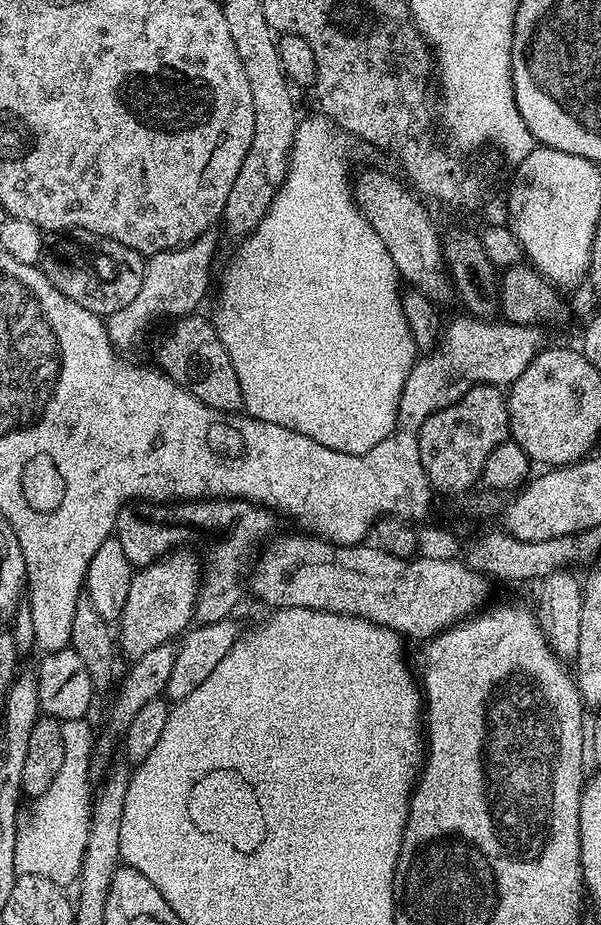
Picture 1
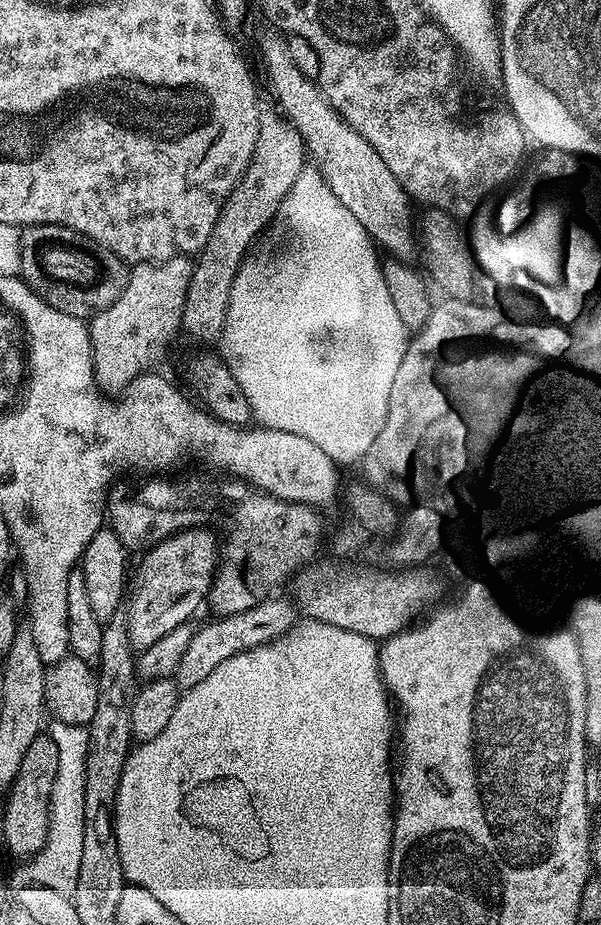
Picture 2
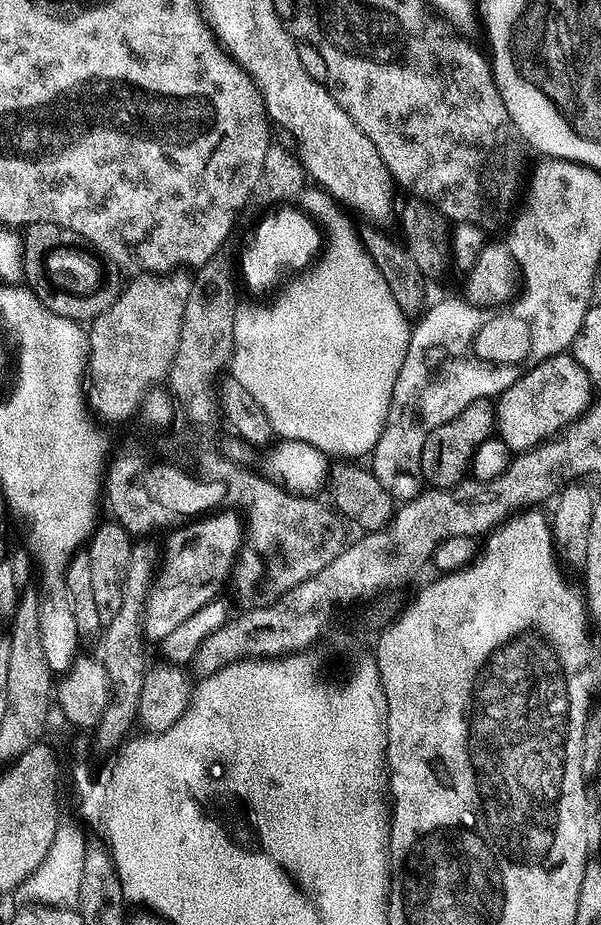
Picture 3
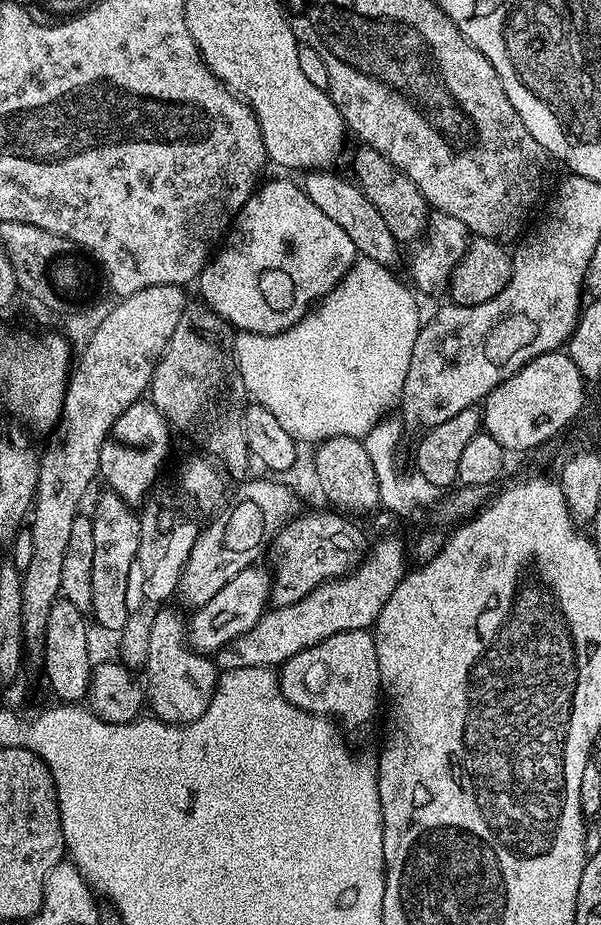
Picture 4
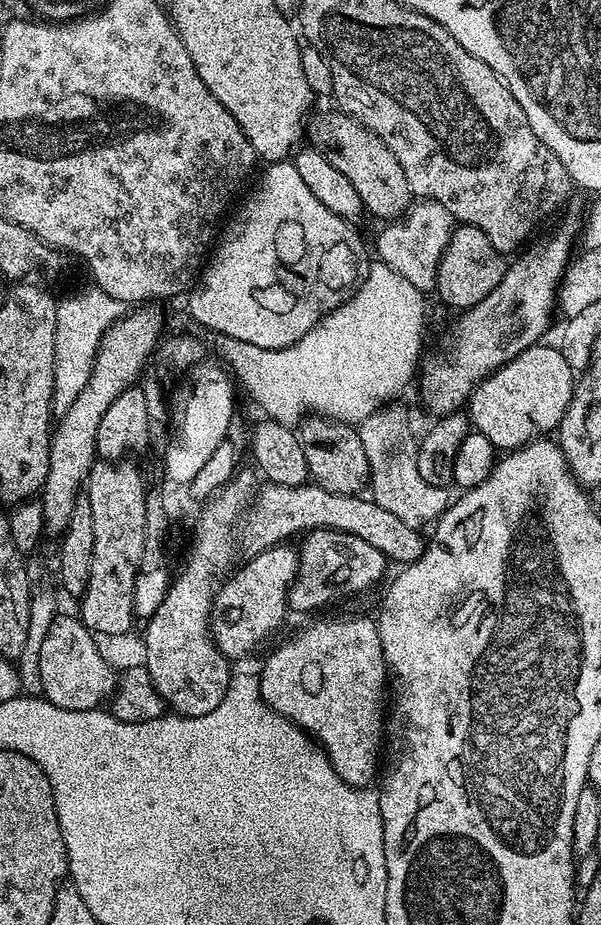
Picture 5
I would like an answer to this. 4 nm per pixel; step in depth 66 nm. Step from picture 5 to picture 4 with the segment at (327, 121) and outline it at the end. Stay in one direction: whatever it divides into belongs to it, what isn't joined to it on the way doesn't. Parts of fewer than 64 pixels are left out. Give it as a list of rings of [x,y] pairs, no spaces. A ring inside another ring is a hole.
[[[360,146],[357,150],[356,157],[352,160],[352,172],[355,183],[360,185],[366,198],[370,198],[378,214],[382,214],[386,226],[390,226],[390,234],[394,234],[396,240],[416,242],[425,235],[430,205],[428,199],[418,190],[418,186],[410,182],[406,173],[394,167],[381,152],[367,146]]]

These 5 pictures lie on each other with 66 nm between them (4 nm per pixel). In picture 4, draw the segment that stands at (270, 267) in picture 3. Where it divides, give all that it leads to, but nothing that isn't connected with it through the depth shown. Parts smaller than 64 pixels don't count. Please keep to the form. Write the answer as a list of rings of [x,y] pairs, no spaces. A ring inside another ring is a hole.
[[[266,180],[236,213],[226,239],[200,273],[198,285],[204,295],[203,303],[233,329],[277,336],[295,326],[313,305],[336,289],[336,285],[356,263],[358,253],[346,230],[342,230],[338,222],[326,218],[326,214],[322,214],[322,210],[310,202],[297,181],[295,184],[292,180]]]

